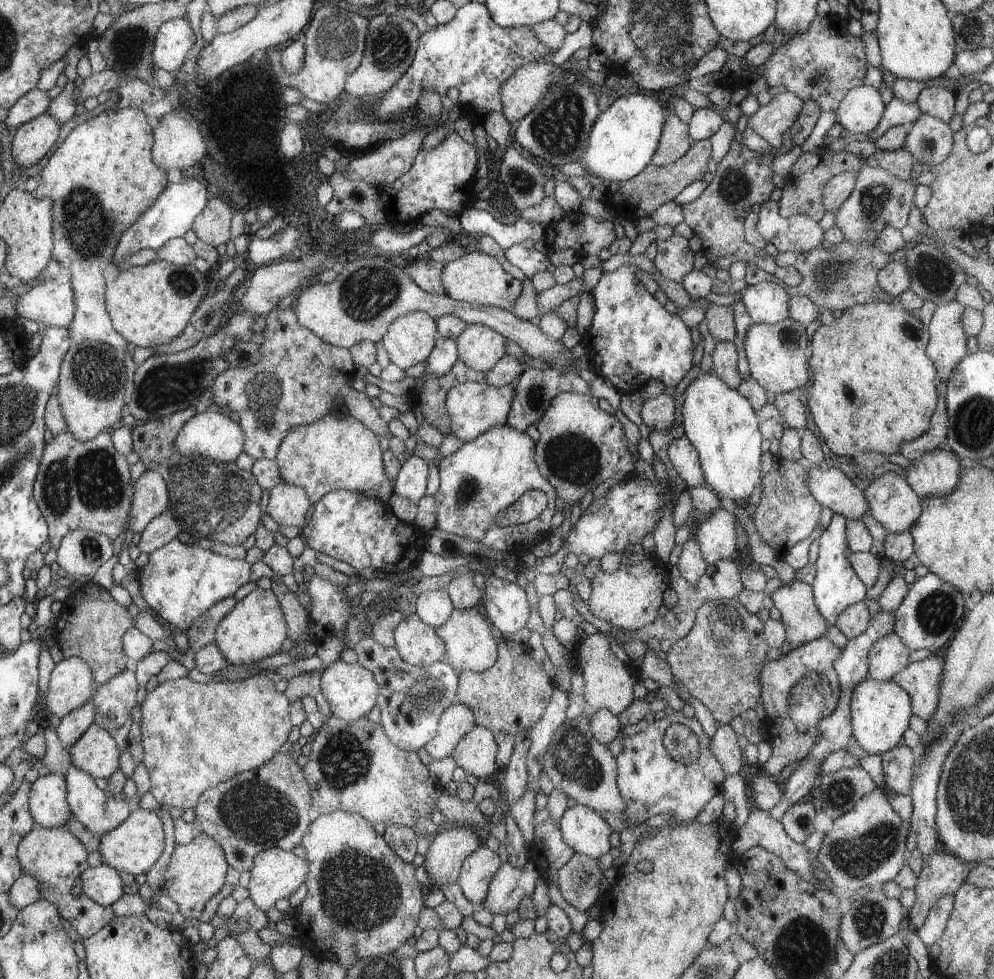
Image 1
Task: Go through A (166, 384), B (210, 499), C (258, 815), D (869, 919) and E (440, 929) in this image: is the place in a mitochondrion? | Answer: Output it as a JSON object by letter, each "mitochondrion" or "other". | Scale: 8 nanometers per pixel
{"A":"mitochondrion","B":"mitochondrion","C":"mitochondrion","D":"mitochondrion","E":"other"}

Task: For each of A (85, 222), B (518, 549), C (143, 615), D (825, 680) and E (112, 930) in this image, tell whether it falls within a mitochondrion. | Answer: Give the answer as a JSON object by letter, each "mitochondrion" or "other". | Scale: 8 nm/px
{"A":"mitochondrion","B":"other","C":"other","D":"mitochondrion","E":"other"}

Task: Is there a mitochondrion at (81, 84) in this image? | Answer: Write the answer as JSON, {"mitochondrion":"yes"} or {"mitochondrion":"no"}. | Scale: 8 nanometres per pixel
{"mitochondrion":"no"}

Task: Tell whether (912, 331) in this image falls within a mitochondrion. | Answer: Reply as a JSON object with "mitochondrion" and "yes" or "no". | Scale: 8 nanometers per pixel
{"mitochondrion":"no"}

